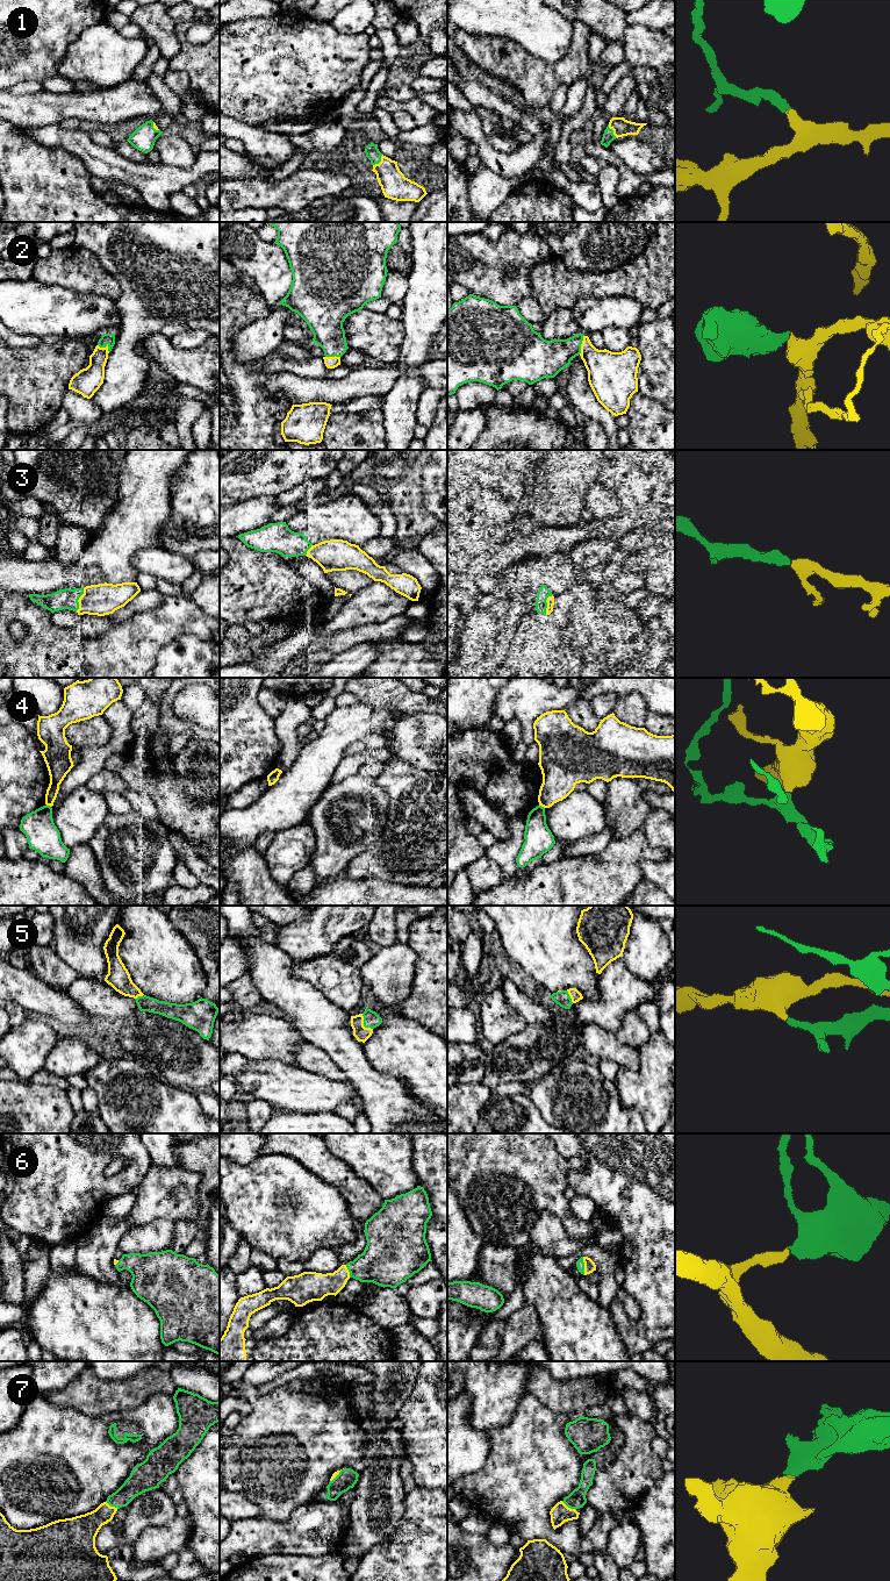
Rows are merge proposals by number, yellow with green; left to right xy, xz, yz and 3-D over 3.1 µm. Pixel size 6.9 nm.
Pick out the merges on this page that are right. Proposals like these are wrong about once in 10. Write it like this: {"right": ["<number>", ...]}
{"right": ["1", "2", "3", "5", "6", "7"]}

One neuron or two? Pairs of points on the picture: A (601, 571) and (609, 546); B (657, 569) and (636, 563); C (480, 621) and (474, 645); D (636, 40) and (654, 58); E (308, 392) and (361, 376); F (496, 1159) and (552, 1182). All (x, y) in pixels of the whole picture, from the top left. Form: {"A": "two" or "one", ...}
{"A": "two", "B": "one", "C": "one", "D": "one", "E": "one", "F": "one"}

